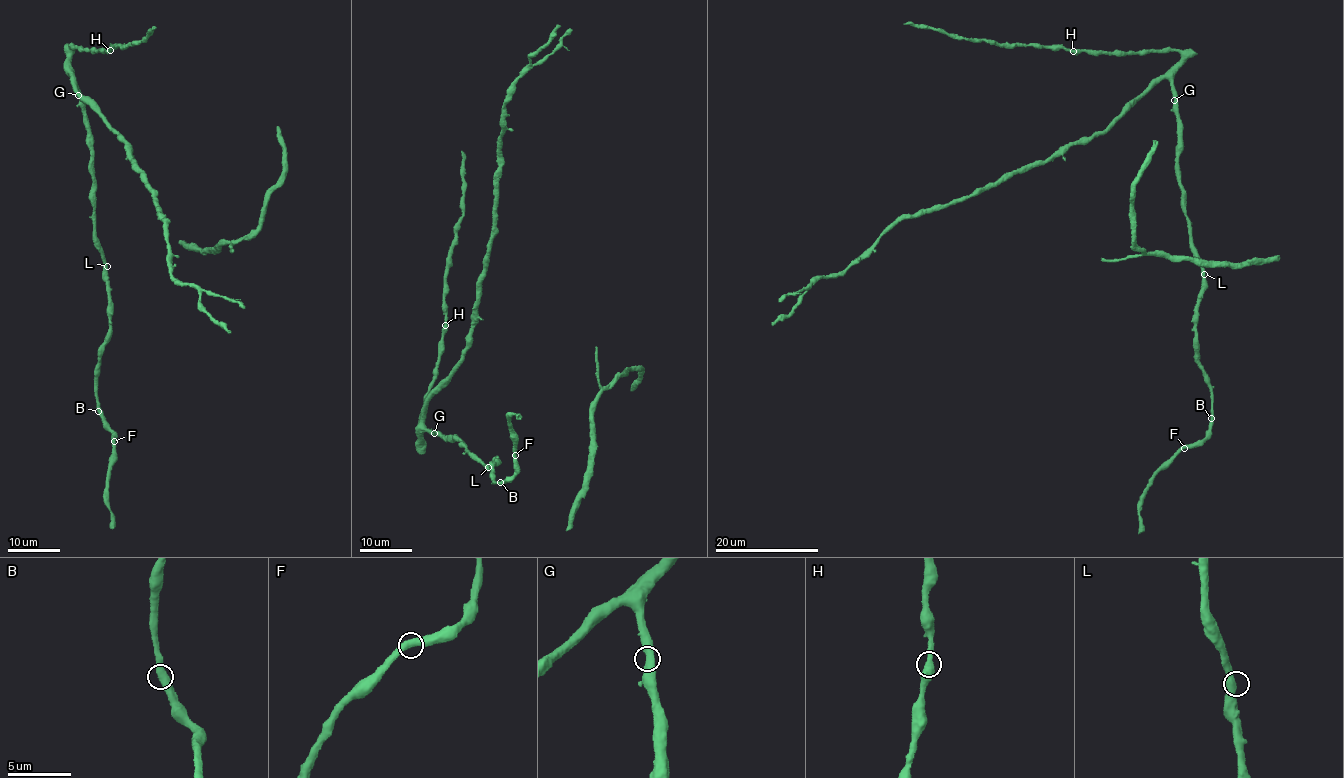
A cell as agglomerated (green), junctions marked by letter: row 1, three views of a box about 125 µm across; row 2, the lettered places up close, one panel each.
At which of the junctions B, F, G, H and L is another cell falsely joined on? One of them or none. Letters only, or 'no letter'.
no letter

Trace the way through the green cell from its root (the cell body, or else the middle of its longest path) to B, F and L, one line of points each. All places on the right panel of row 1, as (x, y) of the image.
B: (1177, 99), (1182, 209), (1190, 248), (1203, 279), (1196, 356), (1211, 391), (1211, 418)
F: (1177, 99), (1182, 209), (1190, 248), (1203, 279), (1196, 356), (1211, 391), (1209, 430), (1200, 442), (1184, 448)
L: (1177, 99), (1182, 209), (1188, 228), (1190, 248), (1204, 274)

